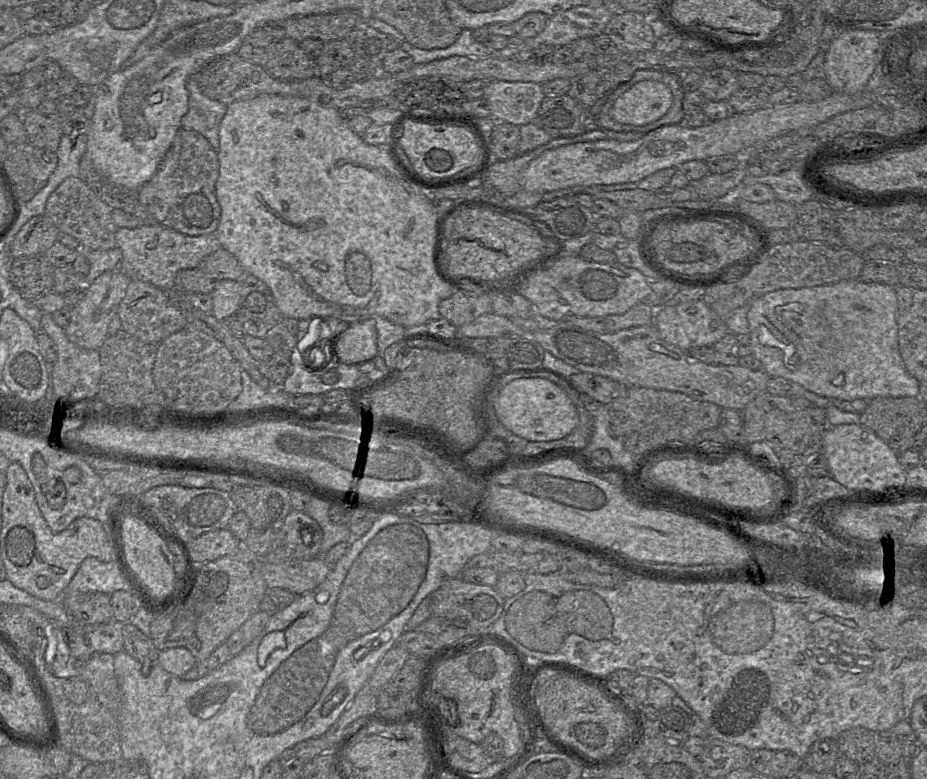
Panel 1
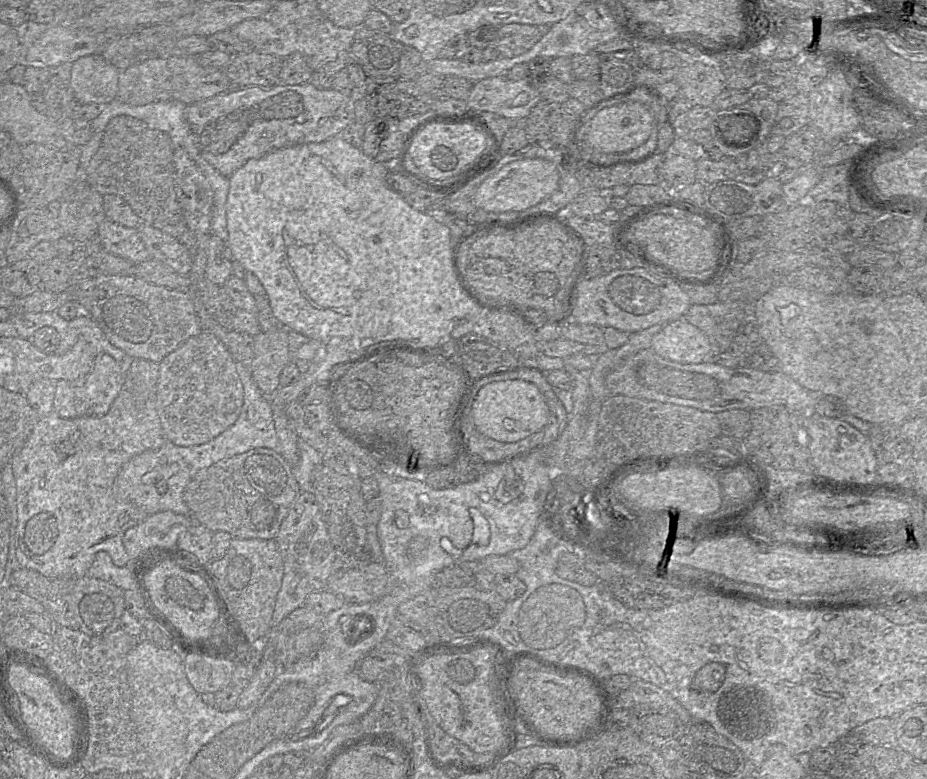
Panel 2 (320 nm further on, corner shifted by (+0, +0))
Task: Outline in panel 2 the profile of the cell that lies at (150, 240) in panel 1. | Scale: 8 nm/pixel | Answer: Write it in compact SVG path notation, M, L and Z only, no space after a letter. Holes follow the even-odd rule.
M106 218L98 228L102 247L117 256L139 264L151 259L138 228L130 228Z

